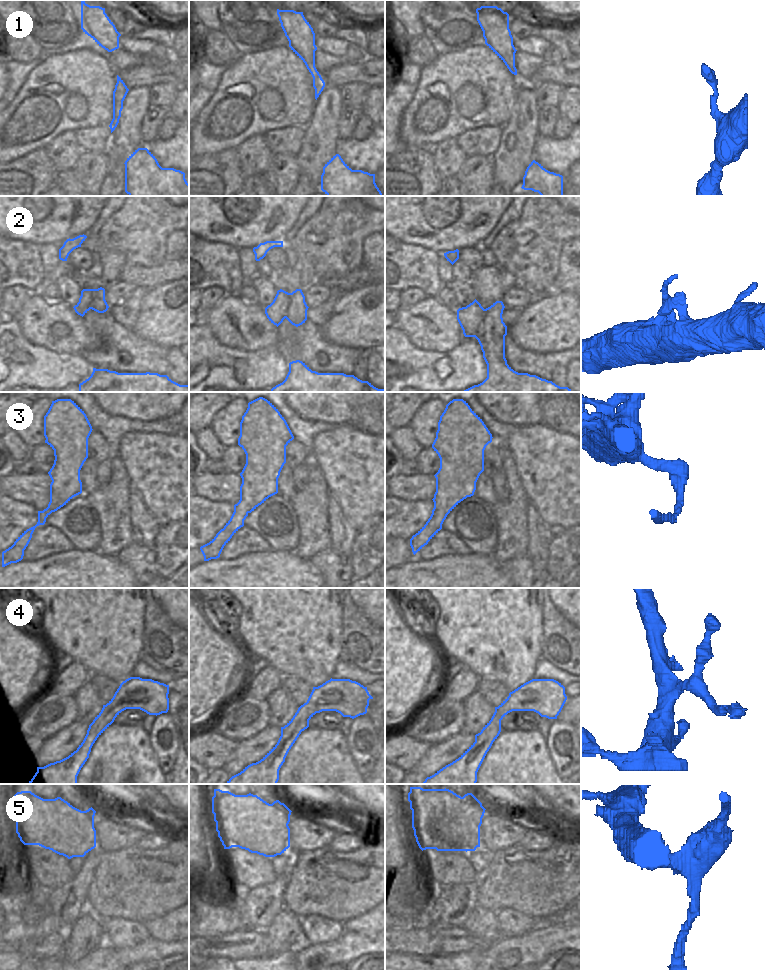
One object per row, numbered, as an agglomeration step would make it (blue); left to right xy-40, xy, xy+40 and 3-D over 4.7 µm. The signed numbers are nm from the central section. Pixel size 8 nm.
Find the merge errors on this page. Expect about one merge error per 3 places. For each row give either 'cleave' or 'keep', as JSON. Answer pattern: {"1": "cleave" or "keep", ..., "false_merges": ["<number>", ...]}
{"1": "keep", "2": "keep", "3": "cleave", "4": "keep", "5": "cleave", "false_merges": ["3", "5"]}

